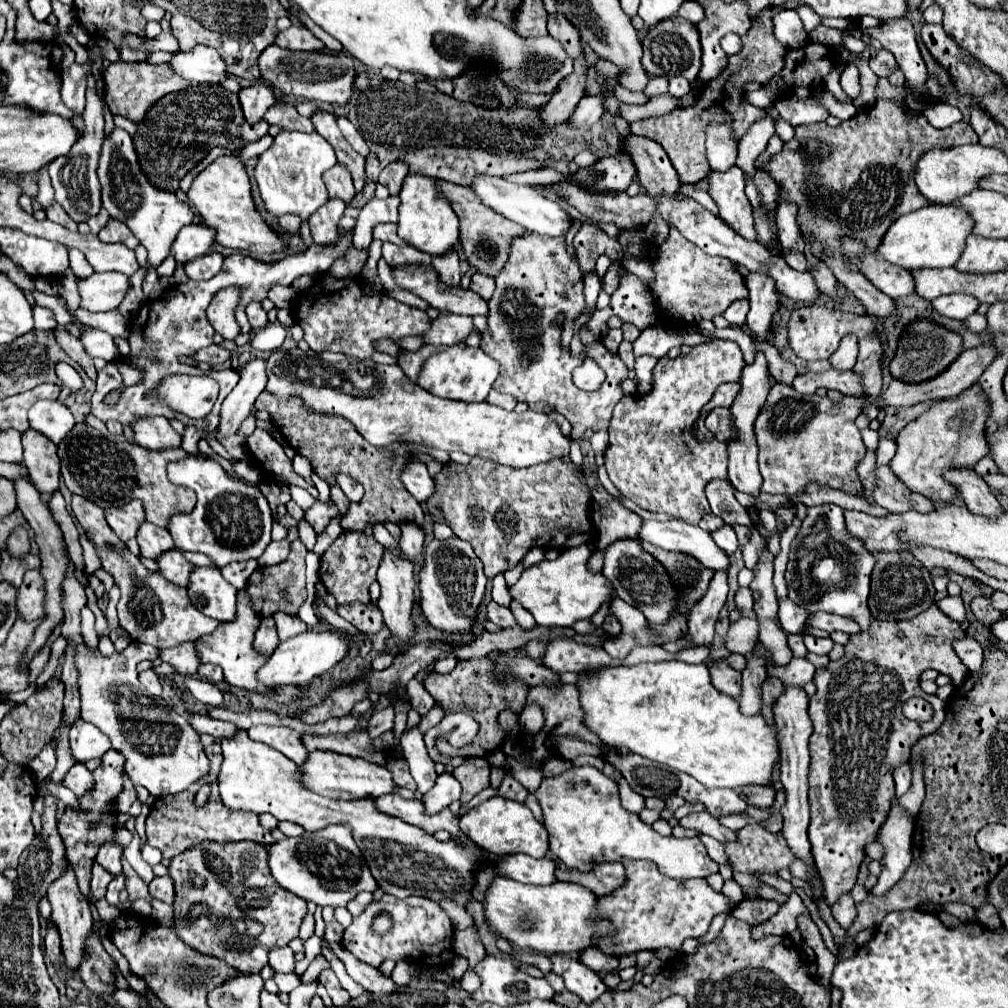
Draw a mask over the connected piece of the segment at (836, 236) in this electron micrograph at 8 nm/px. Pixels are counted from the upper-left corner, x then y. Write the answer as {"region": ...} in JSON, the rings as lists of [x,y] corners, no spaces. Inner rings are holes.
{"region":[[[879,98],[871,110],[855,114],[851,120],[845,120],[837,128],[827,126],[825,122],[815,124],[801,124],[795,128],[795,136],[783,144],[783,150],[775,154],[769,162],[761,166],[777,184],[779,184],[779,204],[795,202],[797,204],[797,224],[801,236],[811,244],[811,250],[817,258],[823,254],[841,254],[843,262],[853,270],[859,272],[859,266],[843,252],[841,240],[861,240],[867,248],[879,246],[883,232],[903,214],[919,210],[929,202],[919,196],[919,190],[913,182],[913,172],[919,156],[935,146],[959,146],[959,144],[975,144],[977,136],[975,130],[965,124],[957,122],[949,128],[933,128],[923,114],[913,114],[903,102],[897,100],[883,100]]]}

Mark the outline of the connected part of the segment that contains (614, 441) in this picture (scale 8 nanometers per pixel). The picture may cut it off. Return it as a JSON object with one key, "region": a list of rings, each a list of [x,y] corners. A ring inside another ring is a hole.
{"region":[[[713,340],[711,344],[699,344],[695,346],[687,356],[677,356],[677,358],[671,358],[671,356],[663,356],[657,360],[655,368],[653,368],[653,390],[643,396],[643,398],[635,398],[632,396],[623,396],[617,403],[613,411],[613,422],[609,424],[609,448],[605,450],[605,468],[609,472],[609,478],[617,484],[617,490],[625,496],[625,498],[631,498],[639,508],[645,508],[649,512],[665,512],[665,514],[671,514],[675,516],[677,520],[683,520],[683,522],[689,522],[689,524],[699,524],[699,520],[711,512],[711,506],[709,506],[709,500],[705,496],[705,486],[709,480],[713,478],[727,478],[727,450],[721,442],[715,440],[715,444],[699,444],[695,438],[693,438],[693,422],[697,420],[699,416],[699,410],[711,400],[713,392],[717,390],[719,384],[723,382],[737,382],[739,376],[741,376],[741,368],[743,368],[745,360],[743,360],[743,354],[741,354],[741,348],[731,342],[731,340]]]}

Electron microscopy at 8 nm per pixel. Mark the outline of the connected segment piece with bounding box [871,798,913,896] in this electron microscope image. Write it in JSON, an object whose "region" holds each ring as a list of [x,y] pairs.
{"region":[[[893,798],[893,808],[889,812],[883,830],[879,832],[879,842],[885,846],[883,872],[879,874],[879,882],[871,888],[871,896],[883,896],[909,868],[911,864],[911,834],[913,824],[909,816],[899,808],[897,798]]]}

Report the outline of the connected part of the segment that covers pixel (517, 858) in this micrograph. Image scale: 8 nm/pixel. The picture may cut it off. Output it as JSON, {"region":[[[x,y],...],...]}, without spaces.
{"region":[[[507,854],[497,862],[497,872],[525,884],[555,882],[555,862],[549,858],[531,858],[527,854]]]}

